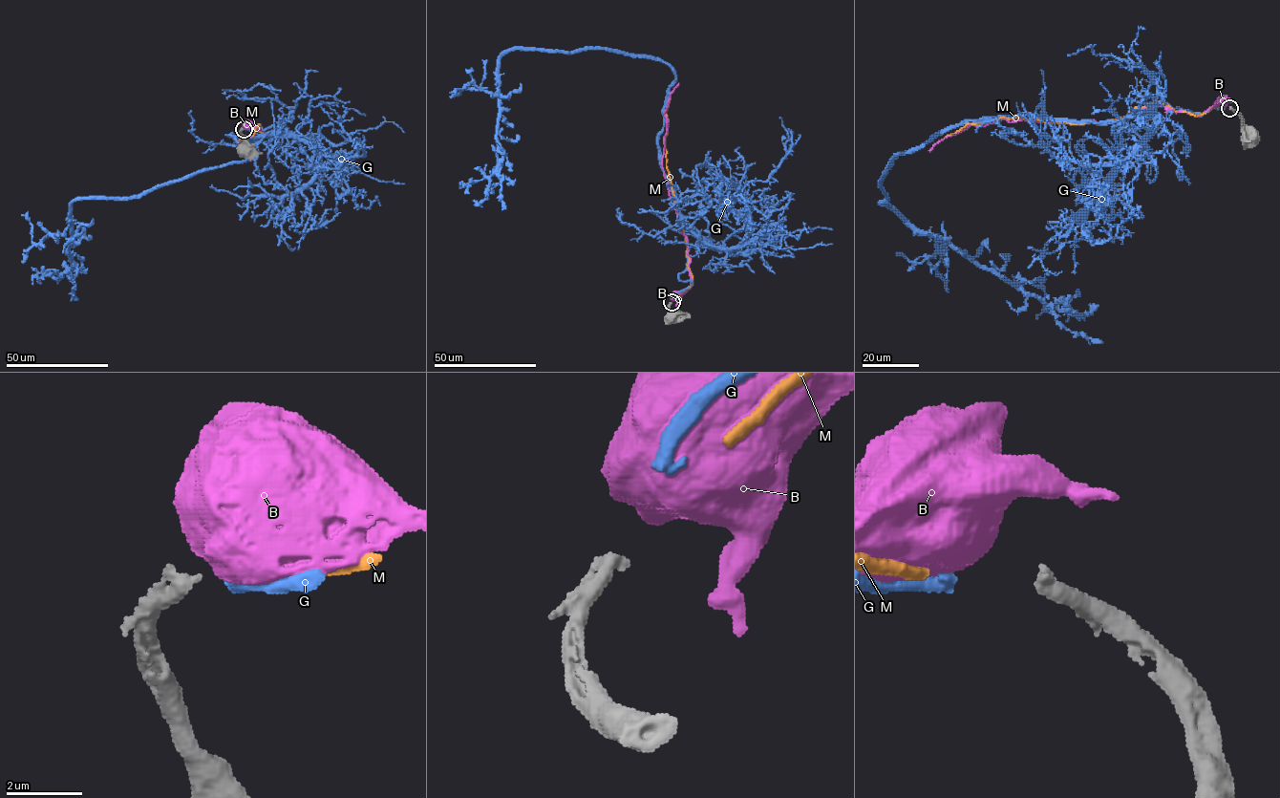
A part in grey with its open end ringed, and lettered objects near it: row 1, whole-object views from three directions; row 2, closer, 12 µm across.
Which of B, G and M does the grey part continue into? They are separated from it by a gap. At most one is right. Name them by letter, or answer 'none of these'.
G

